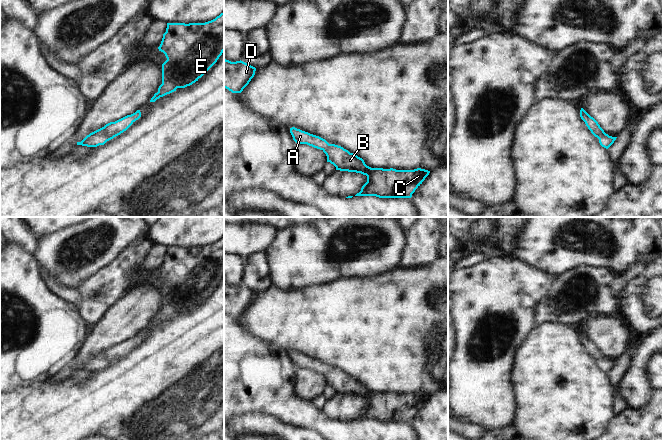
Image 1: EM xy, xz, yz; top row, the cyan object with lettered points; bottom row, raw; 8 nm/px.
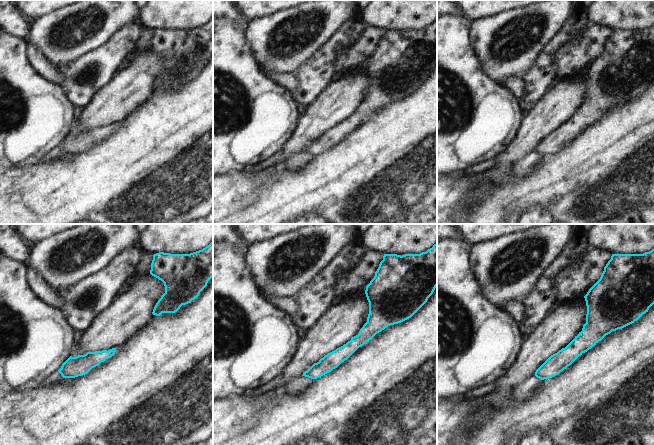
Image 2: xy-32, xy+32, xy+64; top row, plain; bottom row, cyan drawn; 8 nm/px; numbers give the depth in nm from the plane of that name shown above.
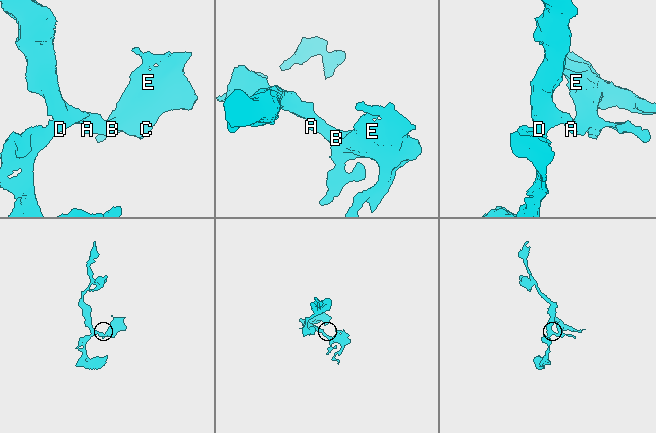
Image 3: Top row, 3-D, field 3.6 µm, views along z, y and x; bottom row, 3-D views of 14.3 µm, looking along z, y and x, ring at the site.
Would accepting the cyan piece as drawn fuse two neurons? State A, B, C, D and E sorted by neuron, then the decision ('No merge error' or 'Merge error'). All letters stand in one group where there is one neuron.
Groups: A B C D E. No merge error.

